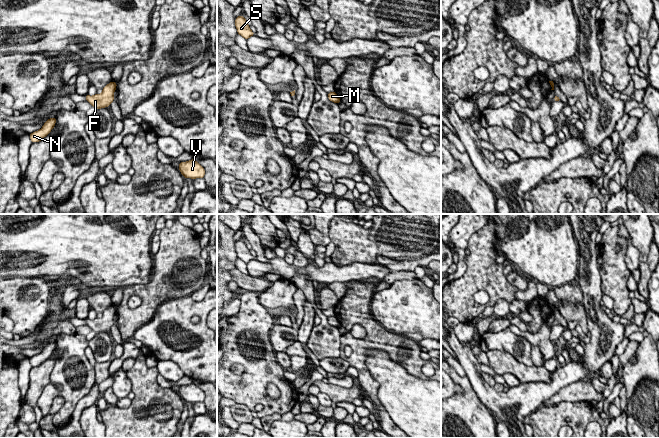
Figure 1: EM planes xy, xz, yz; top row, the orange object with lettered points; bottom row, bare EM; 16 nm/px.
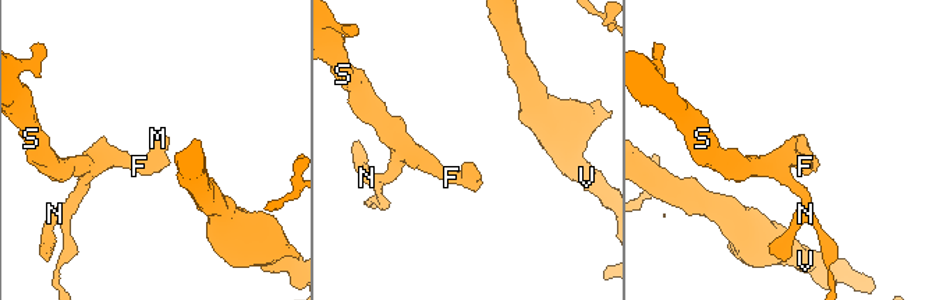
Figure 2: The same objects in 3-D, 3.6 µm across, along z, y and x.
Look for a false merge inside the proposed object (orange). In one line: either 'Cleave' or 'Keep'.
Keep

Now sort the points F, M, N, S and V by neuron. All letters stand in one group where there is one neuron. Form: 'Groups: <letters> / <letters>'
Groups: F M N S V

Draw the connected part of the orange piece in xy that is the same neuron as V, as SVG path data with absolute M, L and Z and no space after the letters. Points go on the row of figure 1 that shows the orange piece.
M193 158L190 161L180 162L179 171L184 178L196 179L205 176L205 169Z

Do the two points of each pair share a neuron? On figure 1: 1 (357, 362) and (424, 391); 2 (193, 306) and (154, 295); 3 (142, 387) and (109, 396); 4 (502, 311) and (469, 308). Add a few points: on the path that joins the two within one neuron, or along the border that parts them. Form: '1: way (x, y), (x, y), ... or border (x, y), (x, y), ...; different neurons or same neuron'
1: border (369, 348), (365, 365), (379, 384), (378, 387); different neurons
2: border (190, 294), (164, 300), (158, 306), (153, 316); different neurons
3: border (108, 404), (115, 405); different neurons
4: border (509, 304), (504, 299), (499, 298), (493, 307); different neurons

